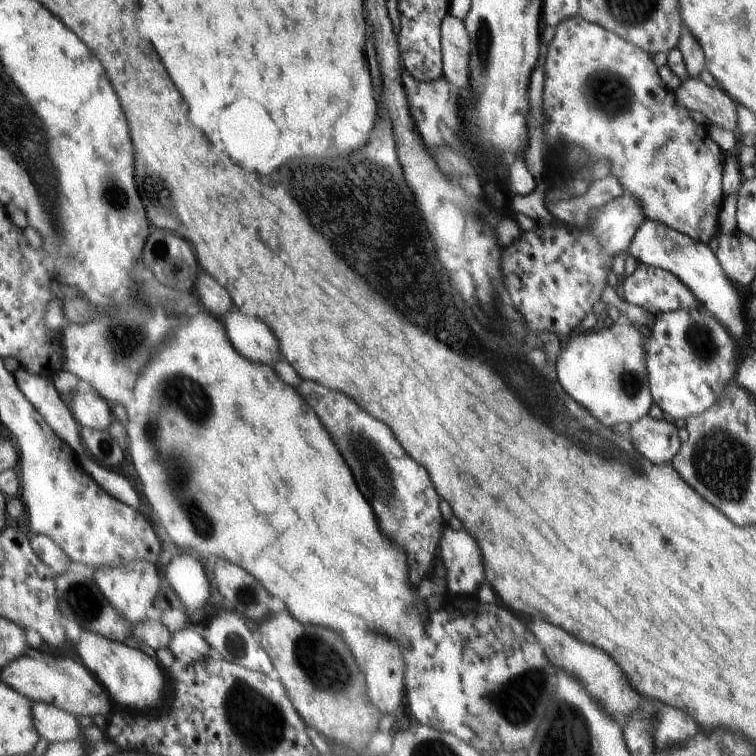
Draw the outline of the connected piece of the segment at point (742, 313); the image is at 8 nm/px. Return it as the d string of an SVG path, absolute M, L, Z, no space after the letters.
M645 219L634 232L632 242L628 248L630 256L638 263L654 268L666 270L676 278L680 278L688 290L696 296L700 305L708 309L736 340L744 338L749 323L746 321L745 301L740 298L736 284L726 276L724 268L720 266L718 257L712 252L708 244L697 241L661 222Z

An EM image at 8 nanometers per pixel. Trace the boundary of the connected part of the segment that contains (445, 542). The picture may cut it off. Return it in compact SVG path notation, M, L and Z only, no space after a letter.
M446 524L439 547L446 568L447 594L478 593L485 574L476 540L466 530L456 531Z

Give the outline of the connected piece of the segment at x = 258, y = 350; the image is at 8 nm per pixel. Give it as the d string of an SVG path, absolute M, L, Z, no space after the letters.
M232 306L222 319L228 340L244 358L271 367L278 362L278 342L260 318L240 314L240 310Z

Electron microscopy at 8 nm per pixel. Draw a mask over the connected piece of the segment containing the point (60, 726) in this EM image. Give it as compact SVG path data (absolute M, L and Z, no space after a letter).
M32 701L32 720L39 736L52 744L77 740L80 734L75 716L46 702Z

